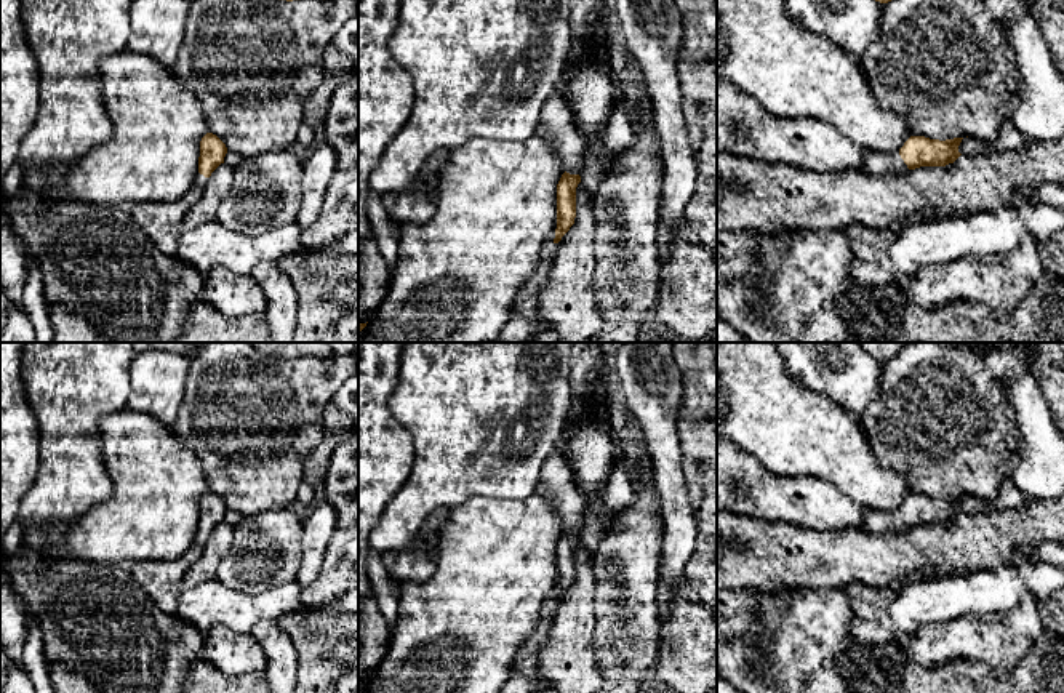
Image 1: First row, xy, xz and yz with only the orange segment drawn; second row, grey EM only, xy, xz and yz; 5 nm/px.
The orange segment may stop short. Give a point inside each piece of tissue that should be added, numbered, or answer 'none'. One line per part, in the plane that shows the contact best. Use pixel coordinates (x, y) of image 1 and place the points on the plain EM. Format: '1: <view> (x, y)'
1: yz (876, 522)

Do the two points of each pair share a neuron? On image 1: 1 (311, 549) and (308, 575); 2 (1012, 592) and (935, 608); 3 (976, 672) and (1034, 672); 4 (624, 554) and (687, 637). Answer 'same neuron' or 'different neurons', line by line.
1: same neuron
2: same neuron
3: same neuron
4: different neurons

